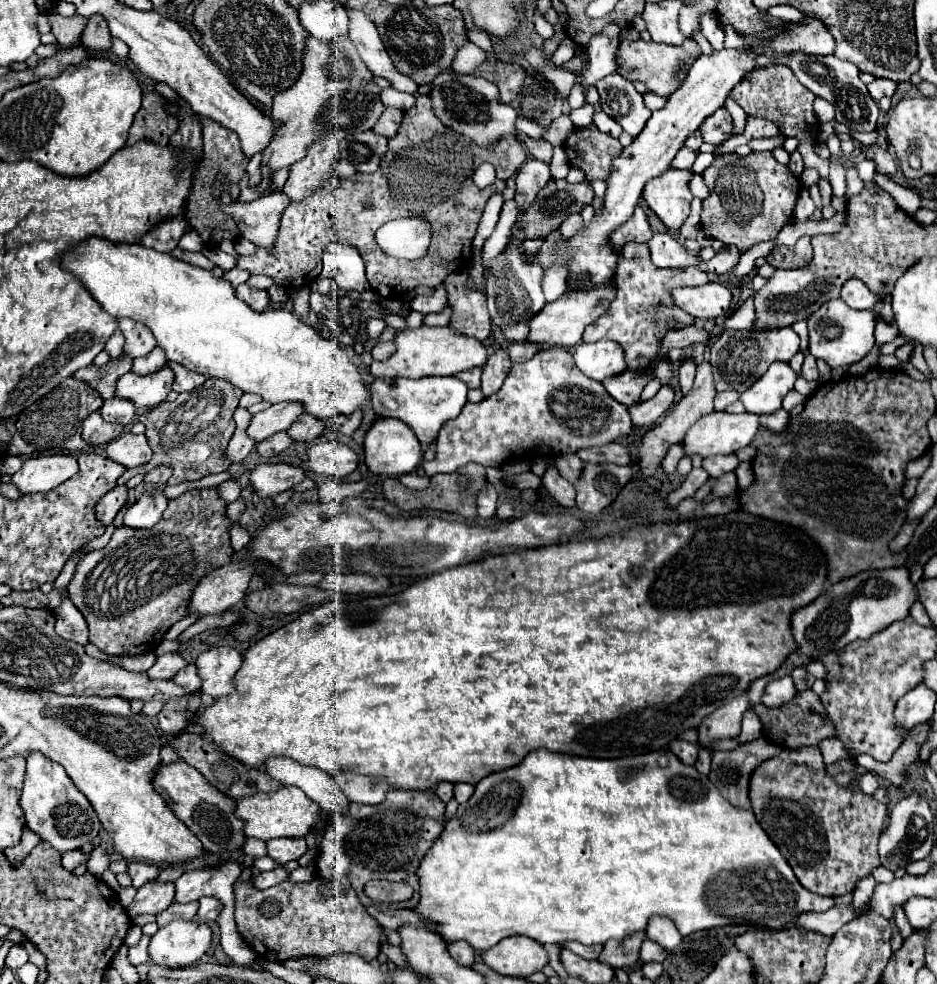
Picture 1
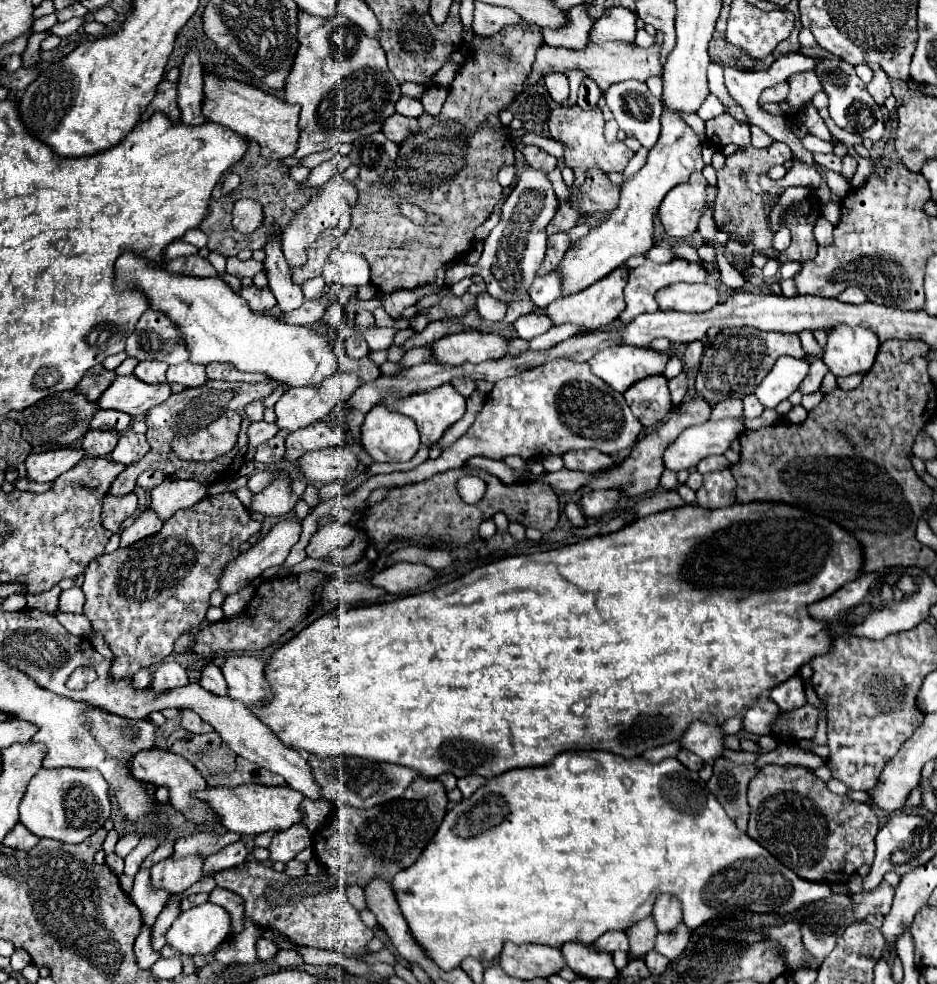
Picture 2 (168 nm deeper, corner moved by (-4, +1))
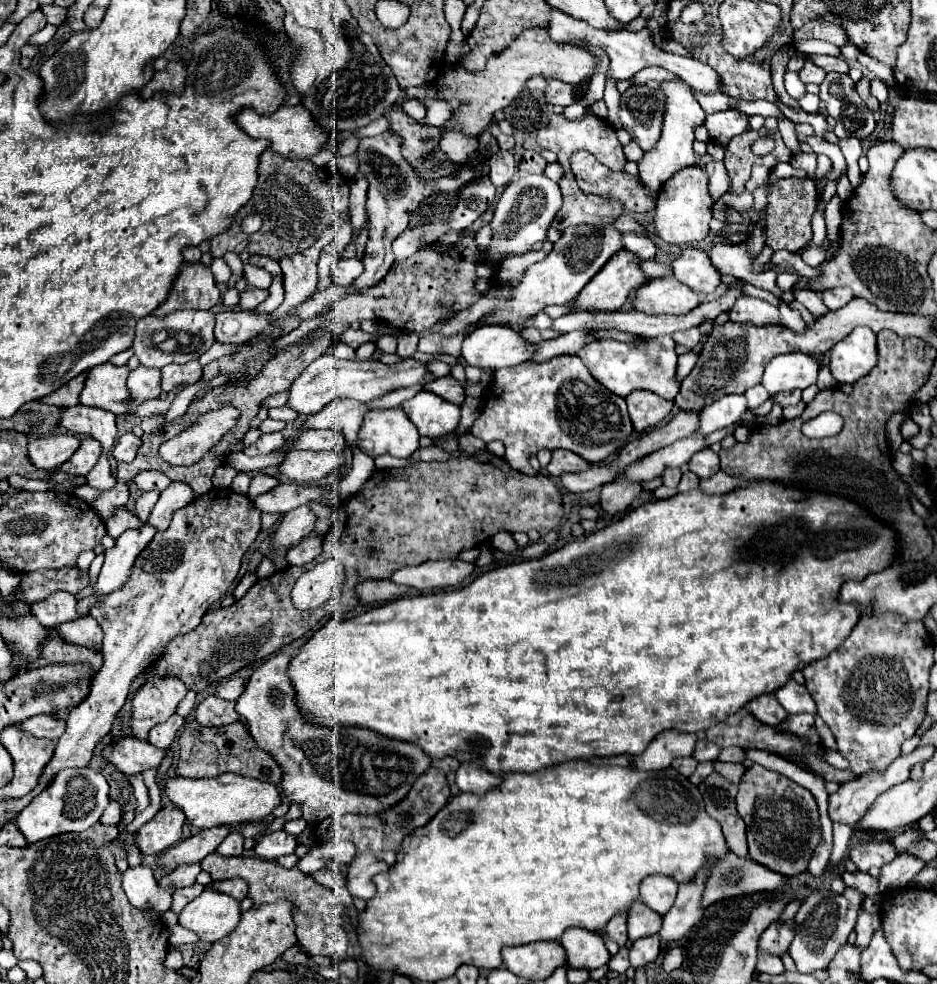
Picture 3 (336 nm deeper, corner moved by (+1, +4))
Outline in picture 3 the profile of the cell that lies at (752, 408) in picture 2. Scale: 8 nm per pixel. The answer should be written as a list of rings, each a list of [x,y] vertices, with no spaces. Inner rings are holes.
[[[757,384],[757,386],[749,388],[749,390],[745,392],[745,396],[747,396],[749,408],[755,408],[755,406],[759,406],[759,404],[763,404],[765,400],[769,400],[769,398],[771,398],[771,396],[769,396],[769,392],[765,390],[765,386],[761,386],[761,384]]]

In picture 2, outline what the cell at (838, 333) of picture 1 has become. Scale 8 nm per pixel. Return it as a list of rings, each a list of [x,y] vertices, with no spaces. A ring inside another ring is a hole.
[[[838,325],[826,331],[824,363],[836,377],[864,373],[872,367],[880,341],[864,327]]]

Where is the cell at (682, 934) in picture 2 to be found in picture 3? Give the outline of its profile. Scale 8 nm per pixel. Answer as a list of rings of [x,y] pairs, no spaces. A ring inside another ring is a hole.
[[[701,868],[693,880],[679,884],[677,900],[671,906],[671,910],[663,918],[663,928],[661,928],[661,942],[675,942],[681,940],[693,924],[697,924],[703,918],[705,908],[701,906],[705,882],[709,878],[709,868]]]

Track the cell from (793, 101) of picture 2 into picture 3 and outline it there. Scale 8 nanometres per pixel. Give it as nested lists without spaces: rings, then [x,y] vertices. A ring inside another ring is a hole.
[[[807,56],[807,58],[805,58],[805,66],[801,68],[799,76],[801,76],[801,82],[805,82],[805,84],[809,84],[809,82],[813,82],[813,84],[821,84],[823,78],[825,78],[825,70],[819,68],[817,64],[813,64],[811,58]]]

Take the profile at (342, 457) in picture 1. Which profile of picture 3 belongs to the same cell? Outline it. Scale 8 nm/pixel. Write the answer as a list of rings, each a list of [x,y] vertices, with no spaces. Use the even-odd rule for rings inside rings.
[[[291,450],[285,460],[279,464],[281,474],[287,478],[301,482],[301,484],[313,484],[321,478],[327,477],[345,464],[343,454],[337,452],[301,452]]]

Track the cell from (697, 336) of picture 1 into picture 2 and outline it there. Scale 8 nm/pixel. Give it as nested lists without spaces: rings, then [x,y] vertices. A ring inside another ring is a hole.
[[[644,377],[626,389],[624,399],[644,427],[658,425],[672,409],[666,377]]]

